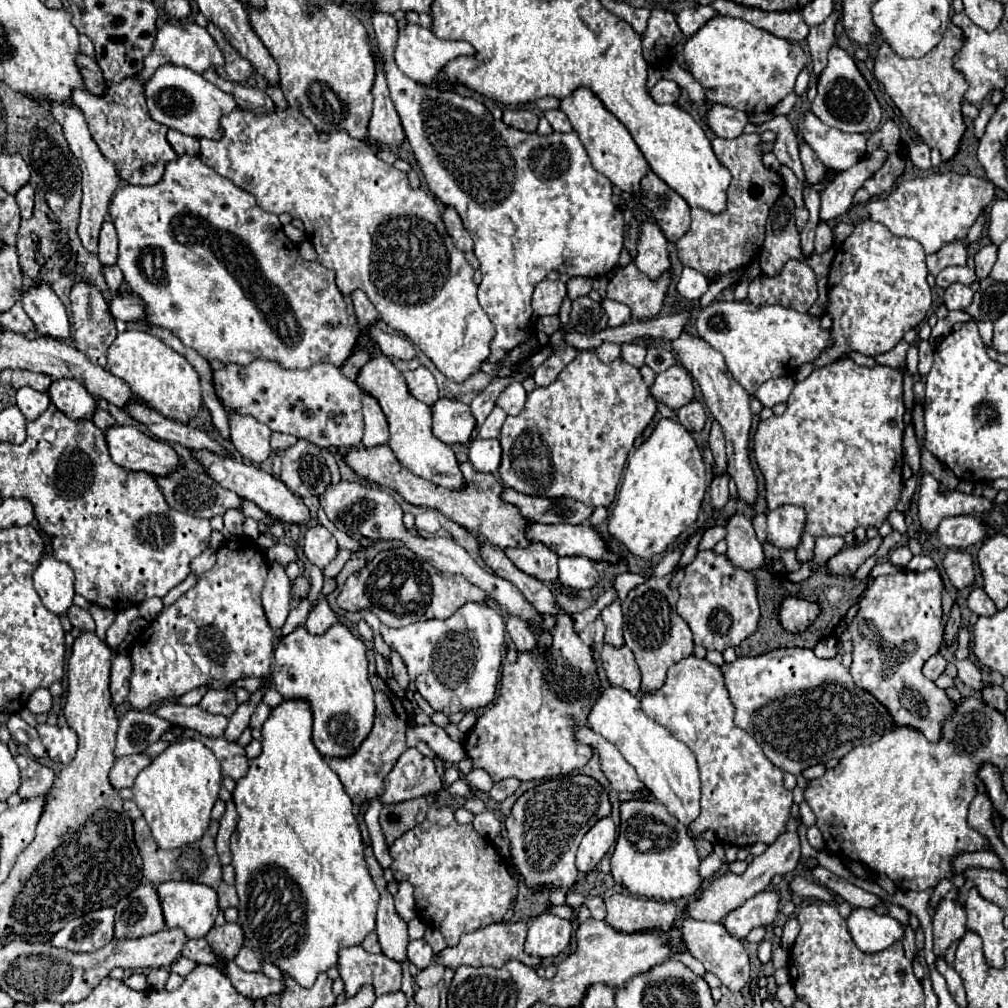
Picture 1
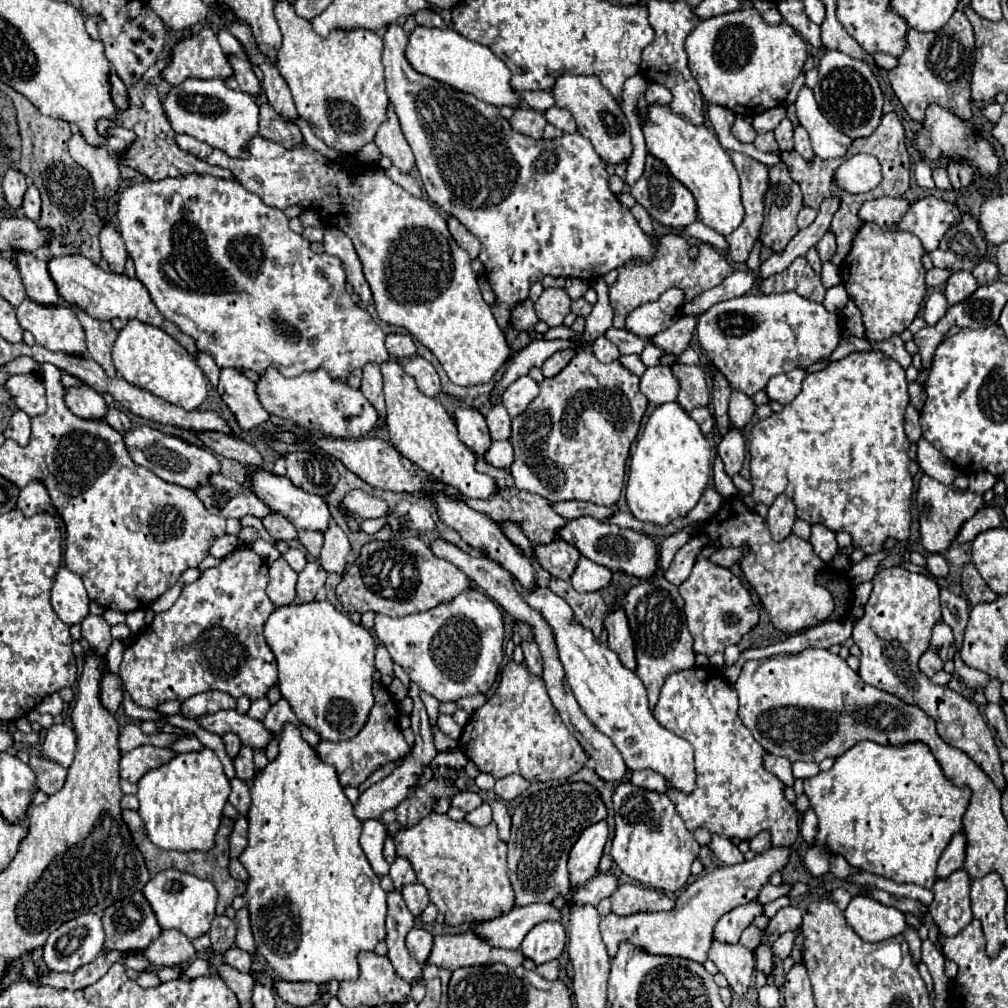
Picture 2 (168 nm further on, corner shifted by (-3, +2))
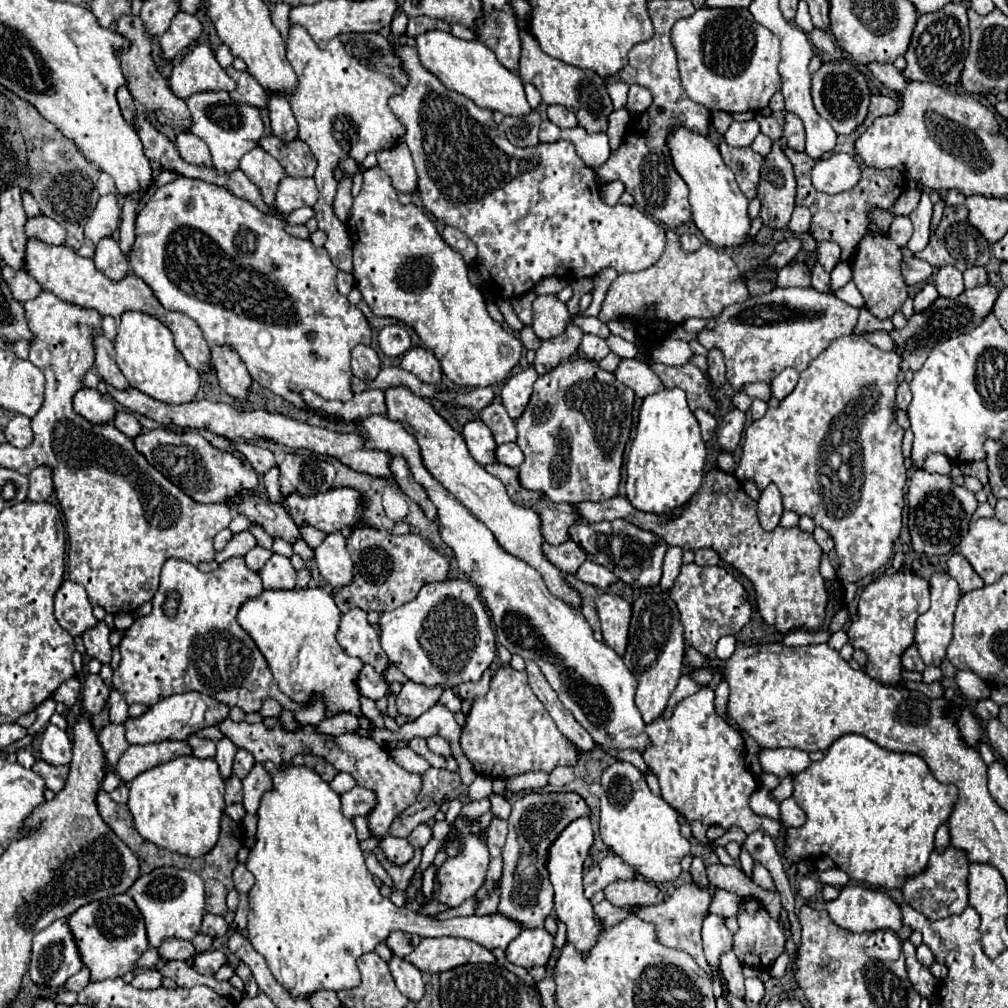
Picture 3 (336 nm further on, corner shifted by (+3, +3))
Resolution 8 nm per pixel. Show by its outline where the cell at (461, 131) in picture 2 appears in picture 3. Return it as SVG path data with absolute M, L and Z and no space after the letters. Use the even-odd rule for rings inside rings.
M396 46L396 54L402 58L402 66L404 70L410 74L410 84L404 88L402 94L392 96L390 98L390 108L392 112L402 120L402 124L406 126L406 136L404 142L408 144L412 158L414 158L414 166L418 172L418 190L420 190L420 198L424 208L436 218L440 220L444 226L454 226L458 230L462 230L478 248L478 272L480 276L494 276L494 288L498 290L498 296L512 296L512 294L524 294L528 290L532 290L542 278L546 276L560 276L566 278L566 282L572 282L576 278L592 278L594 274L598 274L602 268L612 266L618 274L622 272L638 272L638 270L646 270L652 264L658 262L658 258L664 252L664 244L666 244L666 230L662 224L656 224L650 216L642 214L640 210L636 210L634 206L608 206L602 202L600 192L598 192L598 184L596 184L596 176L594 170L588 168L580 156L574 150L574 144L570 140L558 140L554 144L538 144L532 148L516 148L508 142L506 134L496 126L496 122L492 120L492 112L486 108L478 108L470 98L456 94L454 90L448 90L432 72L428 72L422 62L416 56L416 50L410 46Z

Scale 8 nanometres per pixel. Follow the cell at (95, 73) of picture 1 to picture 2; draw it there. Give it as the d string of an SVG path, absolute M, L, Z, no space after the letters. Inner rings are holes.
M110 71L110 95L112 95L112 101L118 109L126 109L128 107L128 97L126 97L126 85L120 81L120 77Z

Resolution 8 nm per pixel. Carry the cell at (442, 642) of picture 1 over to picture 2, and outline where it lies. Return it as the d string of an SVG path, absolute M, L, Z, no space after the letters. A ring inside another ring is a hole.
M476 589L464 591L450 603L426 613L396 619L378 613L374 633L378 641L386 645L392 659L408 673L410 681L440 703L456 703L462 697L488 693L504 659L502 613L490 597Z

